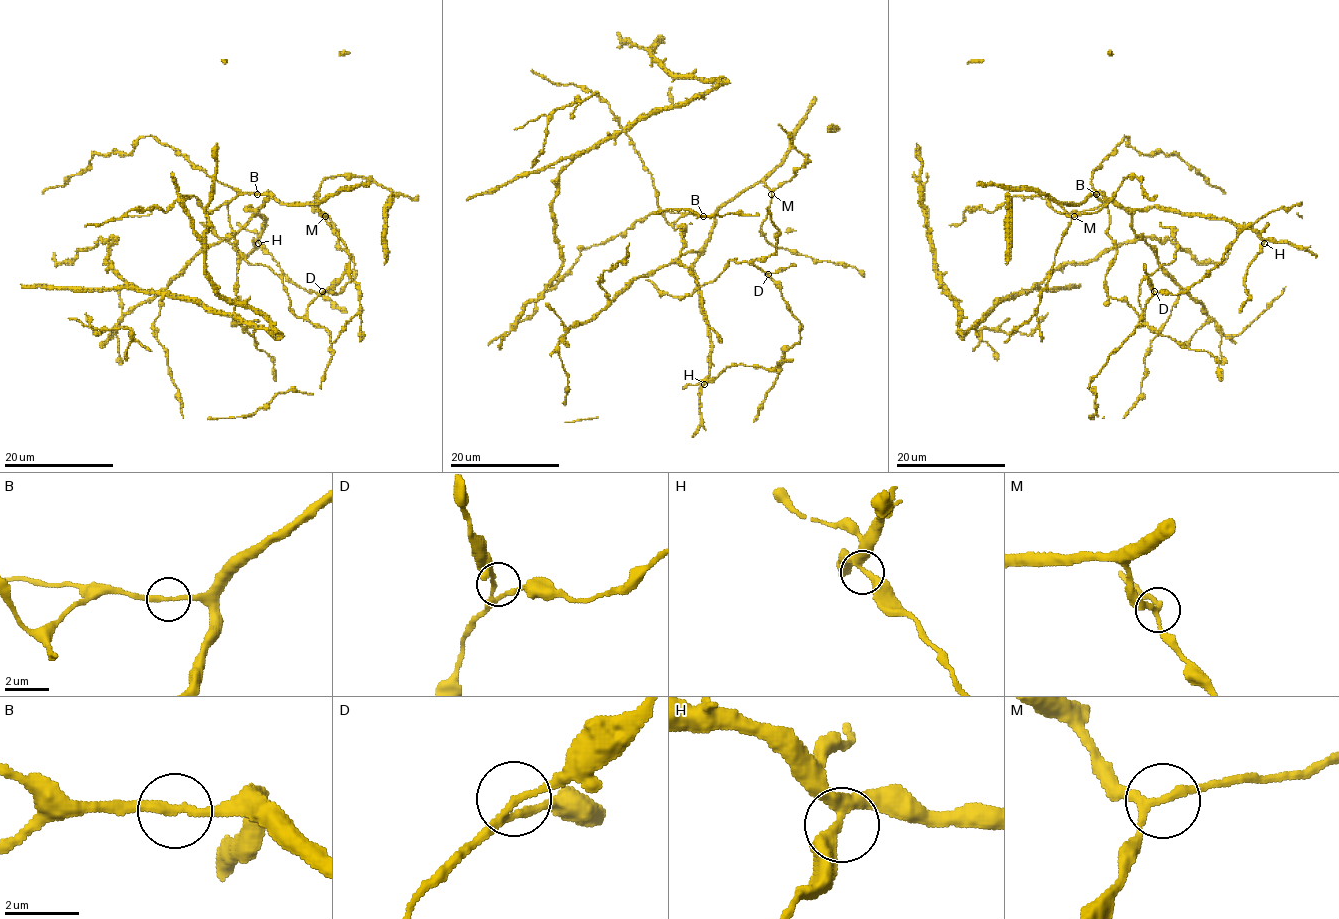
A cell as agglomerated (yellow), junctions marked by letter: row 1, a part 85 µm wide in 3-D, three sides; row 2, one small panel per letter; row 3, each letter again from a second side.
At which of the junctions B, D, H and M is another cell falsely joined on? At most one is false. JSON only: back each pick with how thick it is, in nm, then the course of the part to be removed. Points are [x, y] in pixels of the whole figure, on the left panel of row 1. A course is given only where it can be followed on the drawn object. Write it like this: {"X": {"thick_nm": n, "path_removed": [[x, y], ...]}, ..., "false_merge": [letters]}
{"false_merge": []}

